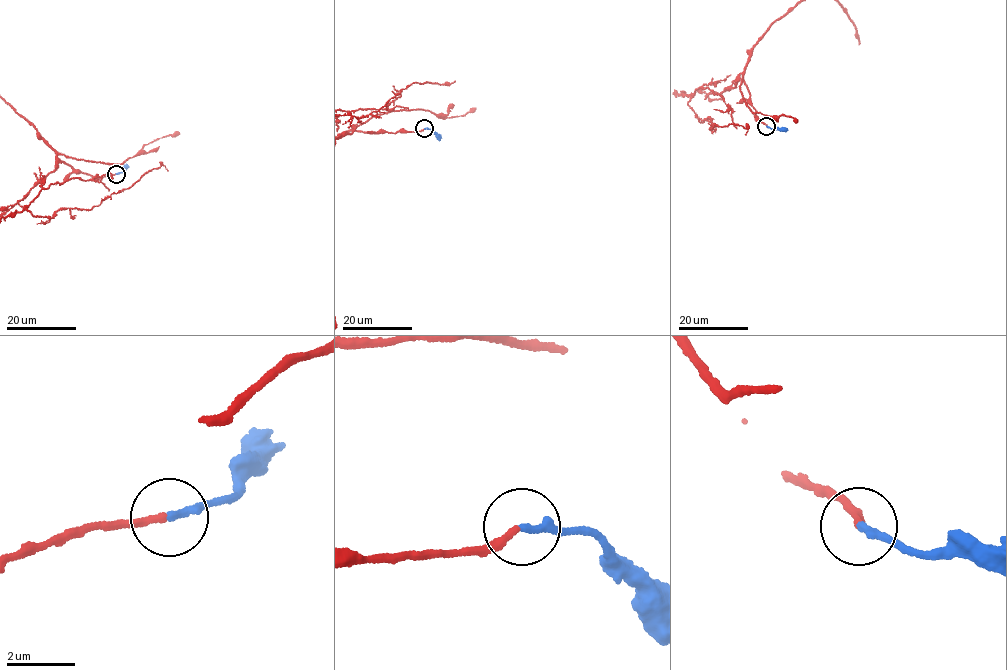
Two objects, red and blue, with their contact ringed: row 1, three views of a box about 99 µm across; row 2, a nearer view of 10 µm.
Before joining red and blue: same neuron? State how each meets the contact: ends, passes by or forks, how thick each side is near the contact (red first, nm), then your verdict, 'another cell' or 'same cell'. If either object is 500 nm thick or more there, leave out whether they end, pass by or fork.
red ends; blue ends; calibres 200 and 220 nm; same cell

